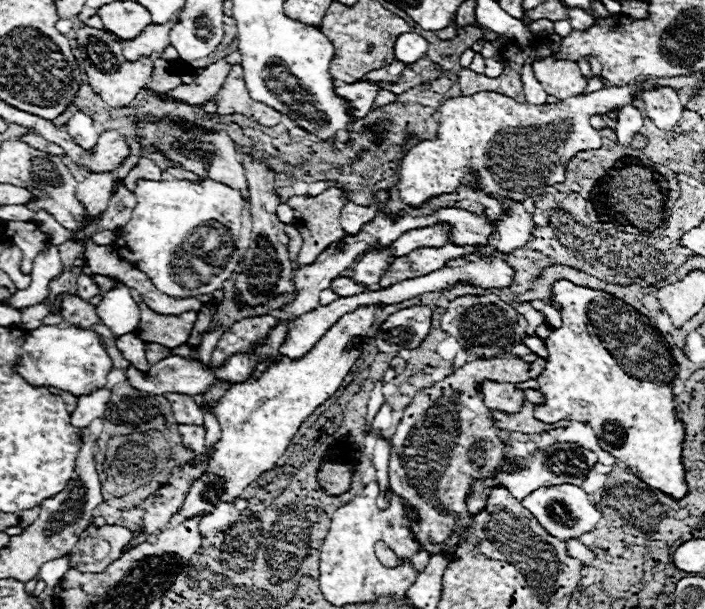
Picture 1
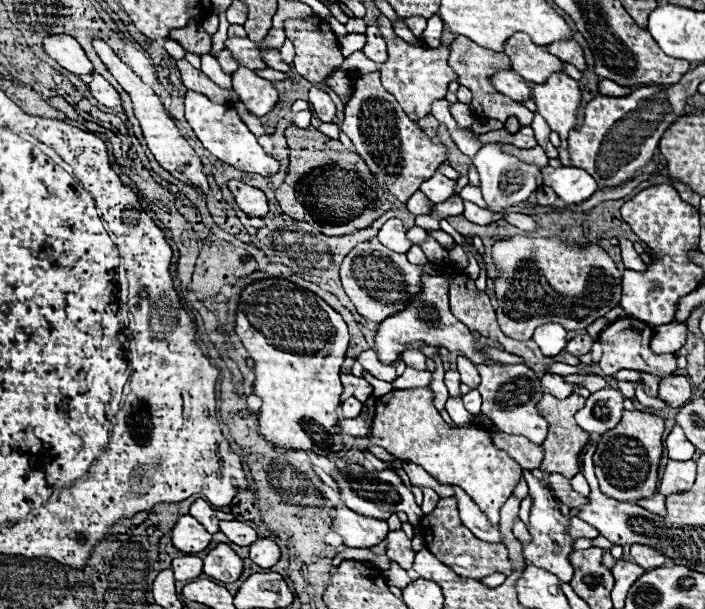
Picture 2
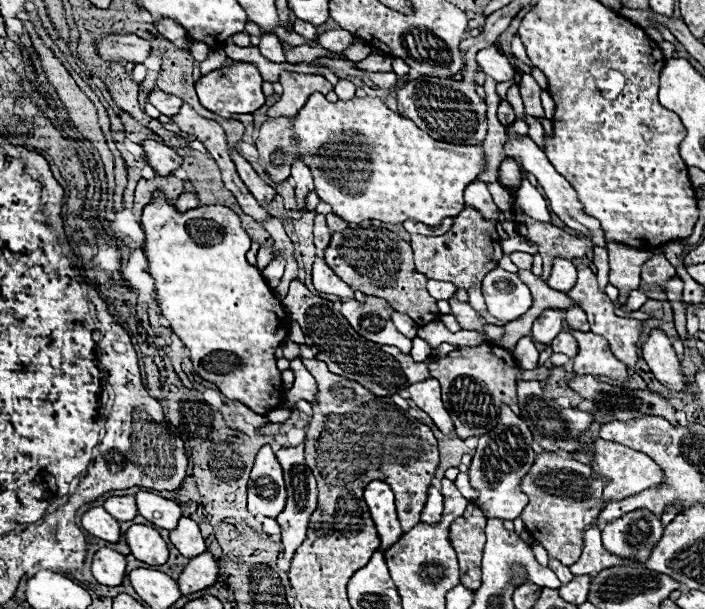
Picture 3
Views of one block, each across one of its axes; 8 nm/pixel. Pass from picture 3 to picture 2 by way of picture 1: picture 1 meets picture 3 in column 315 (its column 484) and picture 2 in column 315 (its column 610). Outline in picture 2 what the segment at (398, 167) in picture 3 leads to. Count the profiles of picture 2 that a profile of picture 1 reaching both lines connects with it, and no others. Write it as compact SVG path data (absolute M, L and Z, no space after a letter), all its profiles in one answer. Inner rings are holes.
M312 86L310 92L308 92L308 102L312 104L316 116L322 122L332 122L332 118L336 116L336 106L334 106L334 102L332 102L332 98L326 90Z

